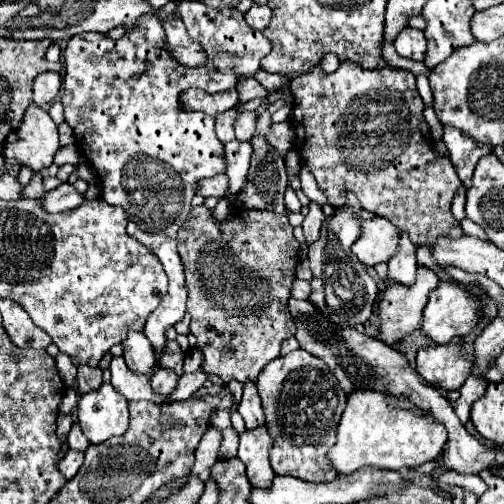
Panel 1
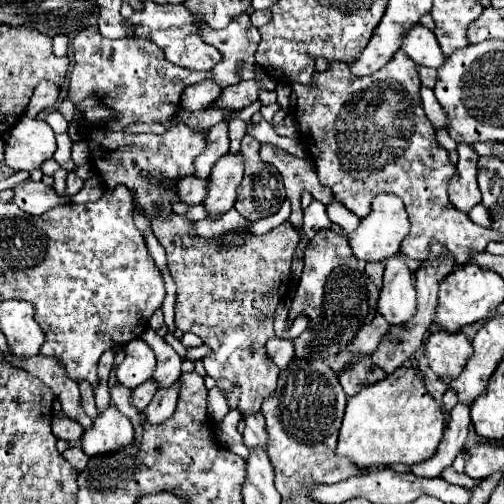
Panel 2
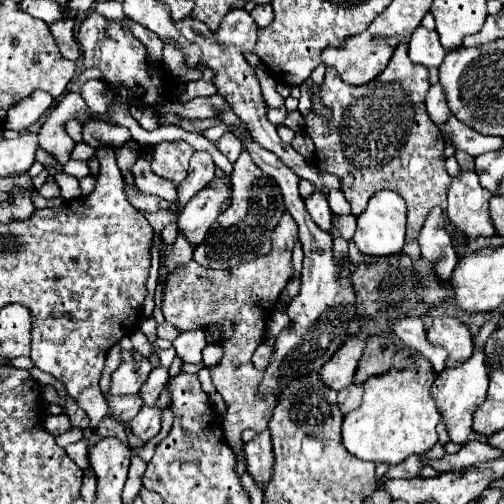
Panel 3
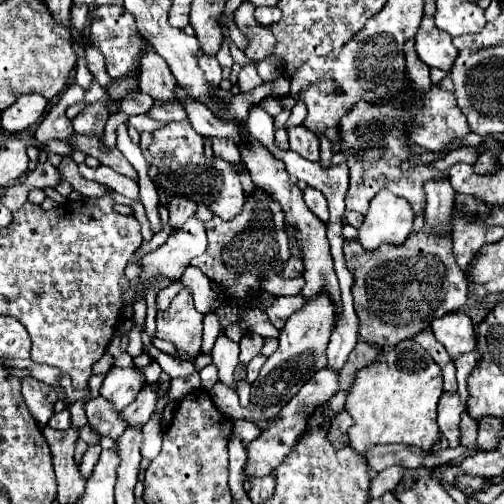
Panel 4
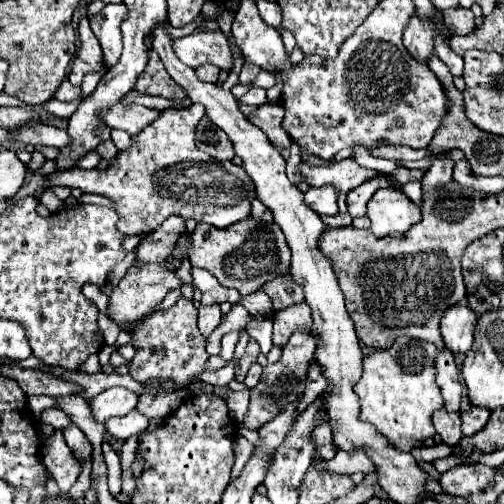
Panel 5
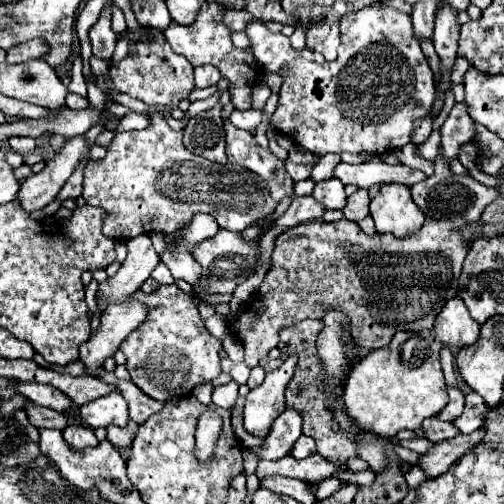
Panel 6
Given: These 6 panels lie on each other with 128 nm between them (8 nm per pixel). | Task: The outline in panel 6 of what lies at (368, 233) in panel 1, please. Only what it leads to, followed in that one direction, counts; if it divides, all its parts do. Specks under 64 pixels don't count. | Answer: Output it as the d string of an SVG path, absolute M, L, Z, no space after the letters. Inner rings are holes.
M384 184L370 202L370 214L380 234L394 234L396 238L418 232L424 224L424 212L414 204L410 188L404 184Z

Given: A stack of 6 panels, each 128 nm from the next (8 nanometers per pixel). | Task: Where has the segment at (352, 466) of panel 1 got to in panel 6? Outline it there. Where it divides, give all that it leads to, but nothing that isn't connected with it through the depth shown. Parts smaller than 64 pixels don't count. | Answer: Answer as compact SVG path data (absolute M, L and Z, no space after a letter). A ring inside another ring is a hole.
M396 332L388 348L378 348L368 352L348 374L344 386L344 404L348 416L364 428L380 434L382 438L394 438L398 430L418 430L424 418L438 414L448 404L448 394L444 392L444 374L440 368L442 344L436 344L432 332Z

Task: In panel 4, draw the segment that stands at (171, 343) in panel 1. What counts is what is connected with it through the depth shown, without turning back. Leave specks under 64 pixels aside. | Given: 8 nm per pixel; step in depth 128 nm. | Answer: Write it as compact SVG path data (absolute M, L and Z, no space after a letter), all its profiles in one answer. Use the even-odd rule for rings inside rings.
M144 386L138 392L138 398L128 408L124 408L120 416L128 428L142 428L150 420L154 408L156 408L156 394L152 392L150 386Z

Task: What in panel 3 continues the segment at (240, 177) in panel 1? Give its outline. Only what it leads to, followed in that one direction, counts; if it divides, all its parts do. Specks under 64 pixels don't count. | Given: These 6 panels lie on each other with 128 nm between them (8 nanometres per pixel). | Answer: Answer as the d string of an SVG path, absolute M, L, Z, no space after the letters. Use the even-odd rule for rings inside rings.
M214 178L208 188L200 190L178 216L178 232L196 248L202 244L208 228L220 214L220 206L226 200L230 188L224 180Z

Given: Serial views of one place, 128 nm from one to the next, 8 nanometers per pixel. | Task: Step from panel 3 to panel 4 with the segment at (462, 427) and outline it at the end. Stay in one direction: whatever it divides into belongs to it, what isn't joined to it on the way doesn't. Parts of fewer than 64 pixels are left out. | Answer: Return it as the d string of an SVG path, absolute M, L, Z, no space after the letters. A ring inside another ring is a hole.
M444 392L438 402L438 418L436 424L440 432L448 438L450 446L458 446L458 436L460 436L460 414L466 410L466 406L460 402L458 394Z

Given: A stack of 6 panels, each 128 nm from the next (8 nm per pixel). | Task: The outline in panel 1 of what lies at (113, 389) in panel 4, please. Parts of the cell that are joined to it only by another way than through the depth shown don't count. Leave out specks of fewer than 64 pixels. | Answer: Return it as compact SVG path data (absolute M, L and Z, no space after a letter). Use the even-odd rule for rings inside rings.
M128 332L128 338L122 342L126 366L136 374L150 376L156 366L156 352L144 332Z

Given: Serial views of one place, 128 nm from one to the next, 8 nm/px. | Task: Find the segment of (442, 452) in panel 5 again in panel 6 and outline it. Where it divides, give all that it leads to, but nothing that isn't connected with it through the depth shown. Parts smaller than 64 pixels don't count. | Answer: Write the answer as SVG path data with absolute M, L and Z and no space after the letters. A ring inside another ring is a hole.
M412 438L412 440L402 440L402 446L414 450L414 452L418 452L418 454L424 454L424 452L432 446L432 442L426 440L426 438Z

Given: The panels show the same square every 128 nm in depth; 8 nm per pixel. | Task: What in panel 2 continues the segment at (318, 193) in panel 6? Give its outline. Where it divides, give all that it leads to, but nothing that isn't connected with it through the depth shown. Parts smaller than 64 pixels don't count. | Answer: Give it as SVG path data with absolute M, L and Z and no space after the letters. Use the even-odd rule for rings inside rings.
M312 200L312 204L308 208L304 208L304 234L306 238L312 238L318 230L322 228L330 228L332 222L326 214L326 206L318 200Z

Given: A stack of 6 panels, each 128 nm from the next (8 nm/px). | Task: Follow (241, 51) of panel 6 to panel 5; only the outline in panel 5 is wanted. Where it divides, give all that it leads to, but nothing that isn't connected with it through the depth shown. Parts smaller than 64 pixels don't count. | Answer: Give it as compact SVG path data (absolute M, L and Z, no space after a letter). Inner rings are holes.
M194 30L184 38L174 38L172 48L190 68L196 68L196 60L210 62L224 72L230 72L234 66L234 58L230 54L232 50L222 30Z

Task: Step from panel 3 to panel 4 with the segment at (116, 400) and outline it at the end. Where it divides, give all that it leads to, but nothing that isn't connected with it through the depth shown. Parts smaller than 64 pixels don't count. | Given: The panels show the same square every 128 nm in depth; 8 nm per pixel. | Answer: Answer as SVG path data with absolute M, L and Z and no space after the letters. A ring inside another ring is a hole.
M102 396L90 398L84 404L84 412L86 412L90 428L94 432L98 432L100 436L110 436L112 440L118 440L122 436L122 432L126 430L124 422L120 420L120 414Z

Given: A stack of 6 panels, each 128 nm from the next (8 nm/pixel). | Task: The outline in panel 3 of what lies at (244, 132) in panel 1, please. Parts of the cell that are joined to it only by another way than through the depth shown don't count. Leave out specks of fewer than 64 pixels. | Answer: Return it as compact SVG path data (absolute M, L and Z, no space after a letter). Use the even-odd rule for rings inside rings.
M226 132L220 140L218 140L218 150L230 160L230 162L236 162L238 160L238 156L240 156L240 150L242 150L242 142L234 136L234 134L230 134L230 132Z

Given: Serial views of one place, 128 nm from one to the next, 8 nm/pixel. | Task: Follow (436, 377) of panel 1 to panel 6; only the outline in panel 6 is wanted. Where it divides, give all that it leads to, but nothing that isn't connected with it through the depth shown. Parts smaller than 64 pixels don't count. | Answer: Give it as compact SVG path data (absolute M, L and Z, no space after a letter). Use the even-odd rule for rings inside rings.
M460 296L448 300L434 324L434 338L446 346L466 346L478 340L480 324L470 316Z

